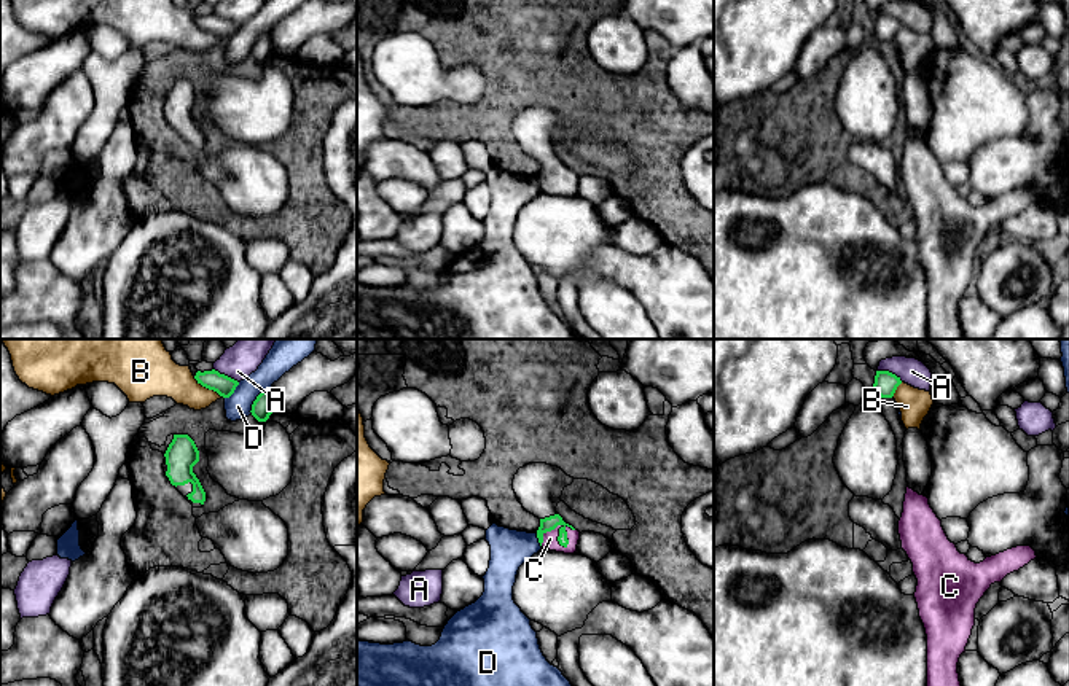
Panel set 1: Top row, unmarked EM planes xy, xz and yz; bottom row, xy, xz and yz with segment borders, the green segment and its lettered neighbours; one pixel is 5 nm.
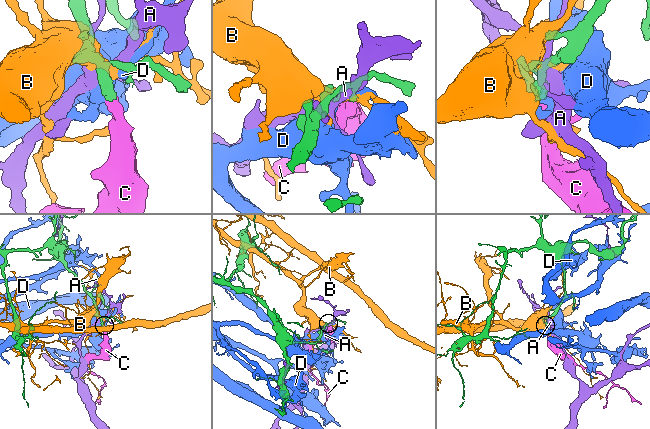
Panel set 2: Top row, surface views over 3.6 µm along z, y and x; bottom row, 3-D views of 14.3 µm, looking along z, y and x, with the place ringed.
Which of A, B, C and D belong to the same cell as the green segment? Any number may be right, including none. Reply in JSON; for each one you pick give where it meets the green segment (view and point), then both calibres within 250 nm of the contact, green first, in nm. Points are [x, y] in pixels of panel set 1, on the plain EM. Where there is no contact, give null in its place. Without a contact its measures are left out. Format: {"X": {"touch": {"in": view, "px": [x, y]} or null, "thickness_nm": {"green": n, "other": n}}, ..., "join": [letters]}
{"C": {"touch": {"in": "xz", "px": [553, 172]}, "thickness_nm": {"green": 70, "other": 80}}, "join": ["C"]}

